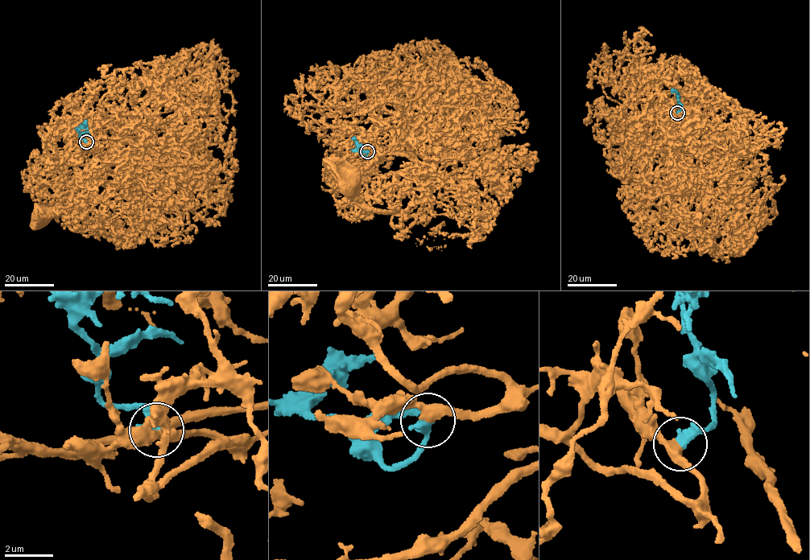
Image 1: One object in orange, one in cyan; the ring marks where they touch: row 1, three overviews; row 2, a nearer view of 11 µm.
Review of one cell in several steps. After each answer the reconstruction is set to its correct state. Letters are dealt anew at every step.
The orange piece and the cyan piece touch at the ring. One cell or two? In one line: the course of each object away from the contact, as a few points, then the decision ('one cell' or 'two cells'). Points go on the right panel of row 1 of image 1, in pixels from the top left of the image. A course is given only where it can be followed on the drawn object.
orange runs (677, 112), (678, 118), (659, 112), (661, 127), (645, 129), (638, 142), (617, 138), (643, 149); cyan runs (677, 112), (680, 108), (678, 95), (672, 91), (671, 92); one cell

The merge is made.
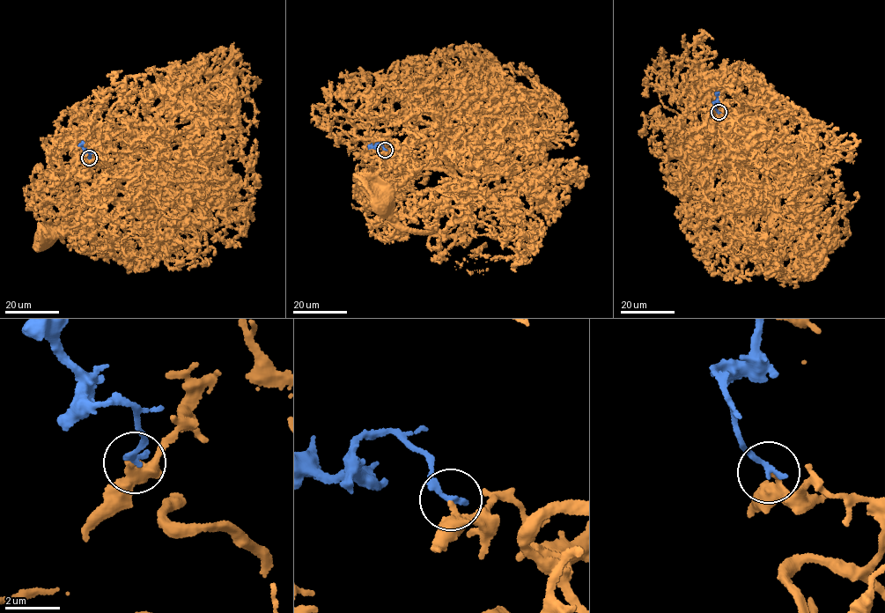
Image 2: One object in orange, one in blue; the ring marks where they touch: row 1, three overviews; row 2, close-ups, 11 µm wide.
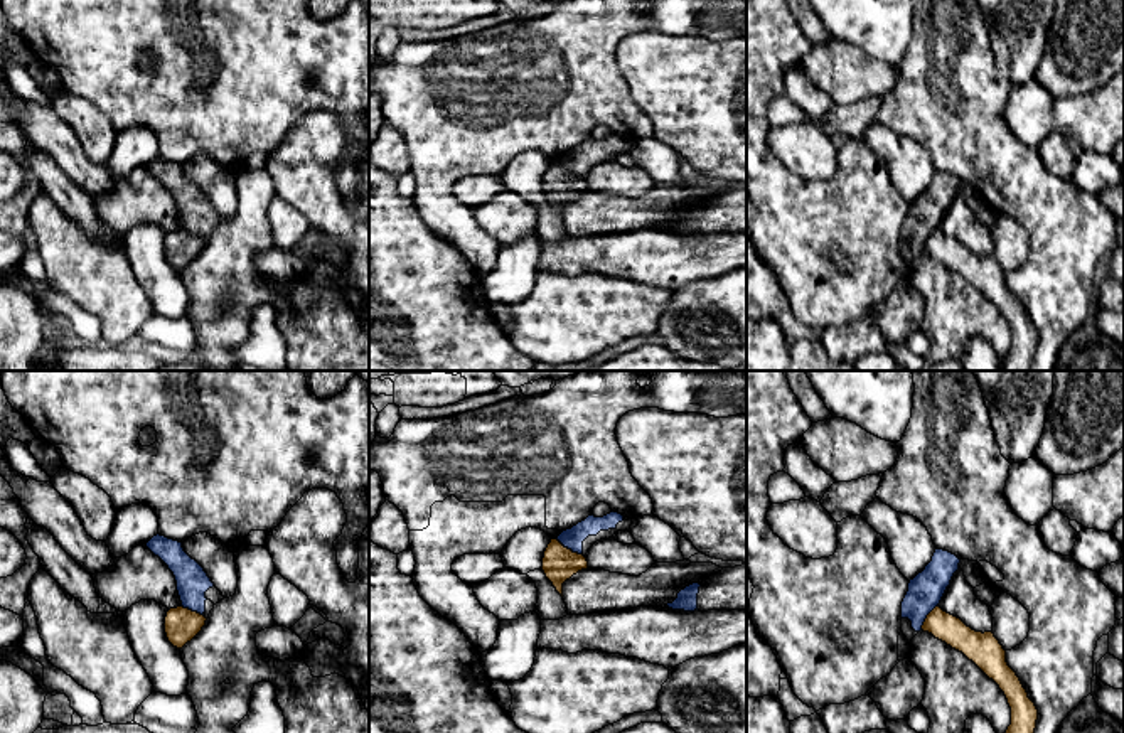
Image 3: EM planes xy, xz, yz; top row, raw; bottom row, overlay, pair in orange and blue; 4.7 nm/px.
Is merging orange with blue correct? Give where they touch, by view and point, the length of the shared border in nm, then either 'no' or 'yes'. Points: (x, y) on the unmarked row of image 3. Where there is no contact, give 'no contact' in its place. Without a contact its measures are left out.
contact yz (927, 240); length 150 nm; no

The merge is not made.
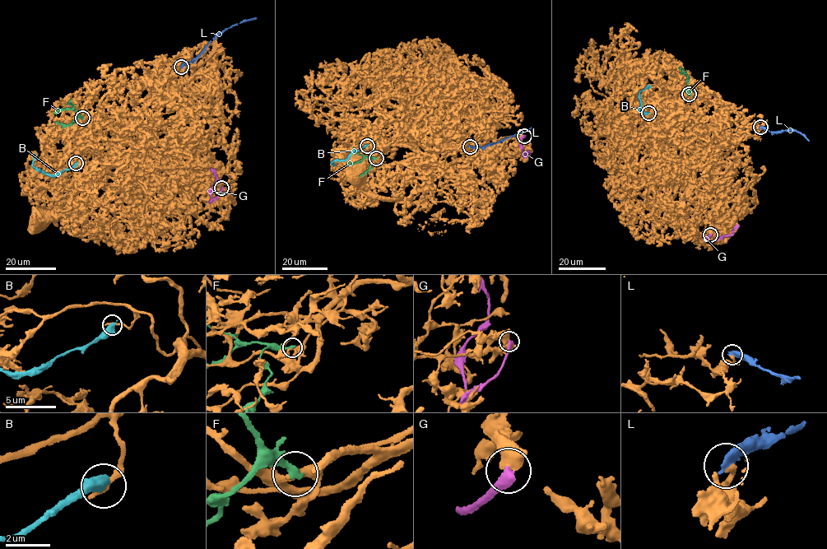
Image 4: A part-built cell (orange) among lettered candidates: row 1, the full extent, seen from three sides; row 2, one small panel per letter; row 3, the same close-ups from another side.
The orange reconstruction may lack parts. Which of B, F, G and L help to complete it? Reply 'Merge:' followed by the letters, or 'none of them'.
Merge: none of them

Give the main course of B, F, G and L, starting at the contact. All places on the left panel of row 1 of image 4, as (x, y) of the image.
B: (76, 163), (51, 175), (34, 167), (34, 155)
F: (82, 118), (67, 125), (54, 122)
G: (221, 187), (216, 197), (210, 200), (209, 195), (216, 178), (211, 169)
L: (181, 67), (196, 58), (209, 43), (226, 29), (255, 18)

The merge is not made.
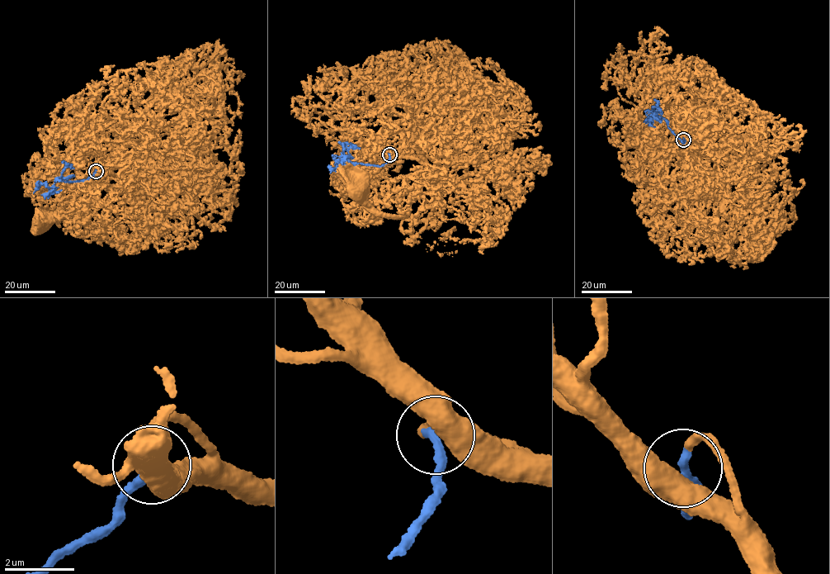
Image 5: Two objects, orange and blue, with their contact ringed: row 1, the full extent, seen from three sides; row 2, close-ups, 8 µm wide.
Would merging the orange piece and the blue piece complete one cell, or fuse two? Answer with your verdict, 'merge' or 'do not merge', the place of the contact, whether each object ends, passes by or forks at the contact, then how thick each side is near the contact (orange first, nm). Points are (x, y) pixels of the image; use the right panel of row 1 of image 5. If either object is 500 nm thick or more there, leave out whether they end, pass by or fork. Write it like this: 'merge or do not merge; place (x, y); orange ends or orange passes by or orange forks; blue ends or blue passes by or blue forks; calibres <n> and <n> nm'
merge; place (683, 139); calibres 550 and 320 nm

